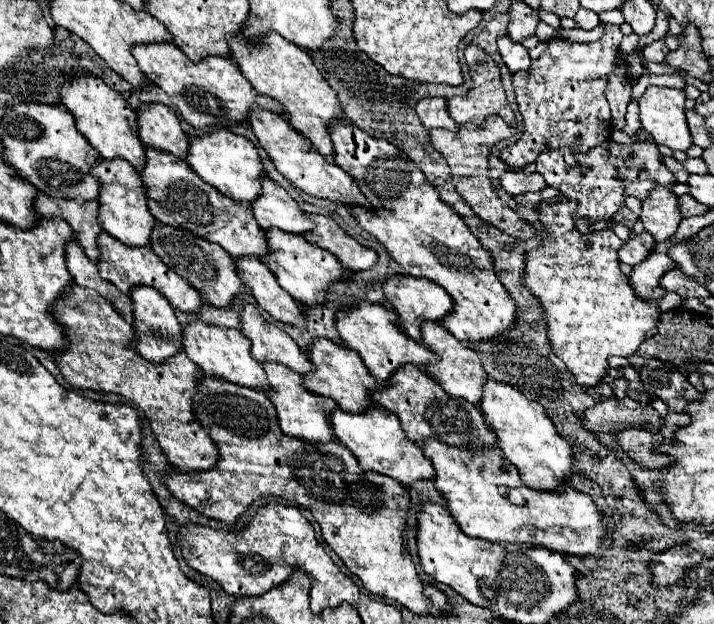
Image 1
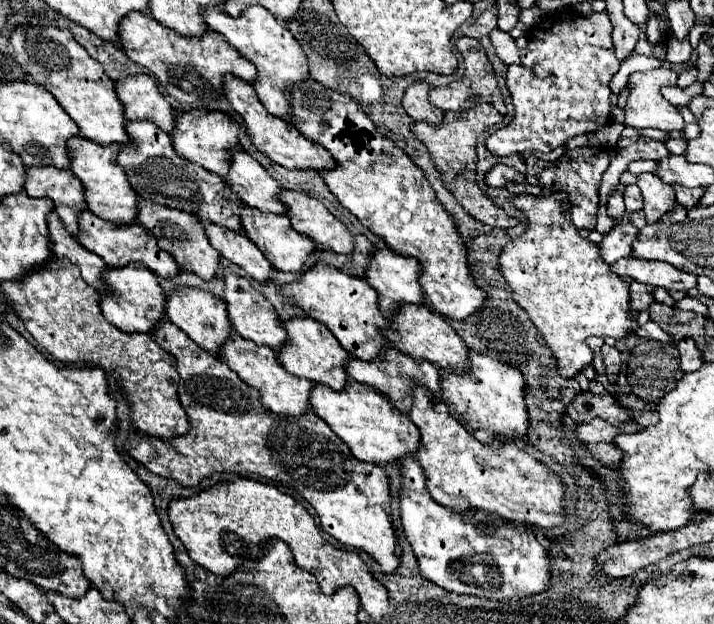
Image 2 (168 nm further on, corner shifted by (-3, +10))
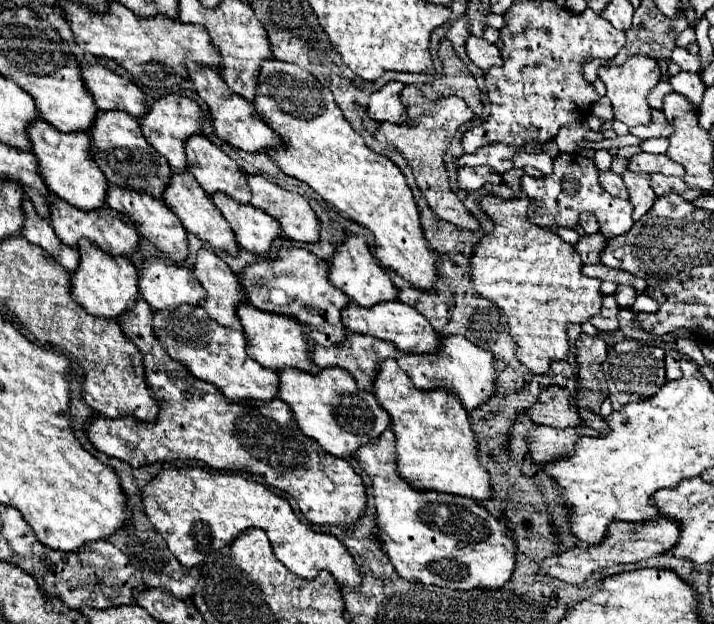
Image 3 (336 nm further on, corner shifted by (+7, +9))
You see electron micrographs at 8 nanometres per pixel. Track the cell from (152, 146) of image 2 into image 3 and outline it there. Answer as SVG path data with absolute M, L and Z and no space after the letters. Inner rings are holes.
M99 110L87 134L91 138L91 154L109 184L147 192L153 198L161 198L173 170L169 170L169 164L165 162L165 158L161 158L161 154L157 154L153 148L147 146L139 122L133 116L121 110L111 112Z

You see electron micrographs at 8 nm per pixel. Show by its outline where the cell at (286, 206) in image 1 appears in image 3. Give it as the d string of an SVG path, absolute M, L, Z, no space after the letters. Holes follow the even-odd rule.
M193 134L185 140L189 172L197 178L207 194L225 192L237 202L249 202L247 174L203 134Z

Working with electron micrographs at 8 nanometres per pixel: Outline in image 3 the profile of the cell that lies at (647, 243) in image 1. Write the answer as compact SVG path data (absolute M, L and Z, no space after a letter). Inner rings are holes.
M583 234L579 238L579 242L575 244L575 252L581 256L583 264L597 264L599 262L599 250L603 250L605 246L605 238L601 234Z

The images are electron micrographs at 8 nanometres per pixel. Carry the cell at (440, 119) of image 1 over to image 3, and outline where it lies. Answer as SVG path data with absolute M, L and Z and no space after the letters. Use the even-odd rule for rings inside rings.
M391 80L381 90L373 92L367 106L369 118L373 118L375 122L393 122L393 124L401 122L405 116L405 106L399 98L401 90L403 84Z

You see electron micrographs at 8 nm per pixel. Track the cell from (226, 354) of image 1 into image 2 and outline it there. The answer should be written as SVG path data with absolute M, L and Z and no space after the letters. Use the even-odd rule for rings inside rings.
M197 289L171 291L167 297L167 317L181 331L185 331L197 345L201 345L201 349L205 349L209 353L219 353L223 349L223 345L231 339L233 325L227 315L227 305L223 299L219 299L211 293L197 291Z

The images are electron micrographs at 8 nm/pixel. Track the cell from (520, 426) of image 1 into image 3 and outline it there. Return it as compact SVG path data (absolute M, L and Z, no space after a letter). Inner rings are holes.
M461 334L441 336L441 346L433 354L401 354L397 362L419 390L435 390L439 386L445 386L461 400L465 410L481 406L495 390L493 354L471 344Z

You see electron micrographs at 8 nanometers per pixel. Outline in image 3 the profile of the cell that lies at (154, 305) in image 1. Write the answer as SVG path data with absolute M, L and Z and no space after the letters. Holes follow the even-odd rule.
M81 240L77 244L77 252L79 252L79 266L71 274L73 300L81 304L89 314L101 316L101 318L117 318L125 310L129 310L129 306L133 306L133 302L139 296L139 290L137 290L139 276L133 262L127 256L105 254L89 240Z

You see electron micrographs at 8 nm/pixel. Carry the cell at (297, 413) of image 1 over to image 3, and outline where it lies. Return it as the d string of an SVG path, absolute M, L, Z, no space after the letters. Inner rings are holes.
M179 306L175 310L155 310L153 312L153 334L165 348L165 352L183 364L191 376L215 384L221 394L233 402L241 400L261 400L269 402L277 396L277 382L273 370L265 370L245 350L243 330L225 328L217 324L201 306Z

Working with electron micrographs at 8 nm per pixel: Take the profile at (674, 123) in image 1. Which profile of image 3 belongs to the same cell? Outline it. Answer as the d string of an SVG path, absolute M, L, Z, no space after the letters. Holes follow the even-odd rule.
M635 54L621 66L601 66L599 68L599 78L603 80L607 88L607 98L613 108L615 120L627 124L627 126L637 126L637 124L649 124L651 120L651 108L647 104L647 94L649 90L659 82L659 66L651 56L645 54Z

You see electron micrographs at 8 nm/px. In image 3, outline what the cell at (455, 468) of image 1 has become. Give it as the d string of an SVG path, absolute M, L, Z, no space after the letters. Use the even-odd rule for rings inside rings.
M395 358L383 360L377 368L377 376L373 380L373 394L381 408L389 414L391 418L391 428L395 434L395 448L397 448L397 472L399 476L413 488L417 490L441 490L473 500L485 500L491 494L491 484L489 484L489 474L485 472L477 444L473 440L473 430L469 426L469 418L461 402L453 398L453 394L447 388L437 388L437 390L417 390L409 376L399 368Z

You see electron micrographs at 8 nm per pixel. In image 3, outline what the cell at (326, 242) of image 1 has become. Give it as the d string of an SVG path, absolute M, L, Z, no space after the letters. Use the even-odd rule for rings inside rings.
M249 174L247 176L249 180L249 188L251 188L251 204L255 208L261 208L265 210L269 216L273 216L279 224L281 224L281 234L287 238L287 240L293 240L293 242L303 242L303 244L313 244L317 242L319 238L319 220L315 216L315 212L311 210L311 206L307 204L307 200L299 194L293 194L281 186L277 186L275 182L263 178L263 176L255 176L255 174Z

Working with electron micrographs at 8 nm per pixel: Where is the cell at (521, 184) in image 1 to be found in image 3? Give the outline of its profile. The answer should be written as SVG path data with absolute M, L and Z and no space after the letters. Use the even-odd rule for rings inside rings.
M485 166L475 168L459 168L457 170L457 186L461 190L477 190L483 184L499 184L501 176L493 170L485 170Z

